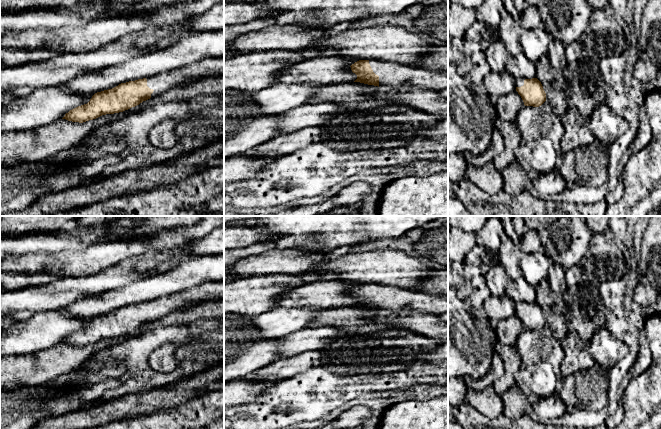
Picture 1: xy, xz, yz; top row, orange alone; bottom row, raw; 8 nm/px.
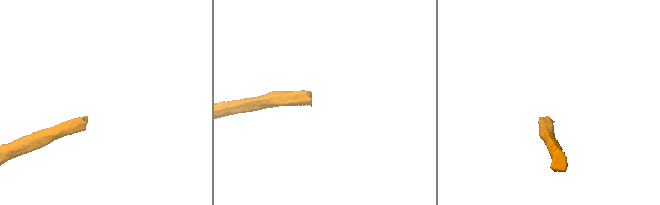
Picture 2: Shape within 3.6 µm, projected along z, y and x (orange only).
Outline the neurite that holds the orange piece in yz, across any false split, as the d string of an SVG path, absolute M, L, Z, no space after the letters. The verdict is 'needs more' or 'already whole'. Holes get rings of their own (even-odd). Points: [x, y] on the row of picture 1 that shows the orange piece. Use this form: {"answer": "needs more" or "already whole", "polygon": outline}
{"answer": "needs more", "polygon": "M537 78L516 79L516 91L521 96L525 106L539 107L546 101L546 93Z"}

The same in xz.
{"answer": "needs more", "polygon": "M359 60L351 70L357 75L354 82L378 87L388 92L415 87L440 92L448 89L448 71L437 71L386 60Z"}

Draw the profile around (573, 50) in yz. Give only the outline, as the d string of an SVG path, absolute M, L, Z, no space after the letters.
M574 41L565 46L565 56L569 64L573 64L579 60L581 56L581 42Z

